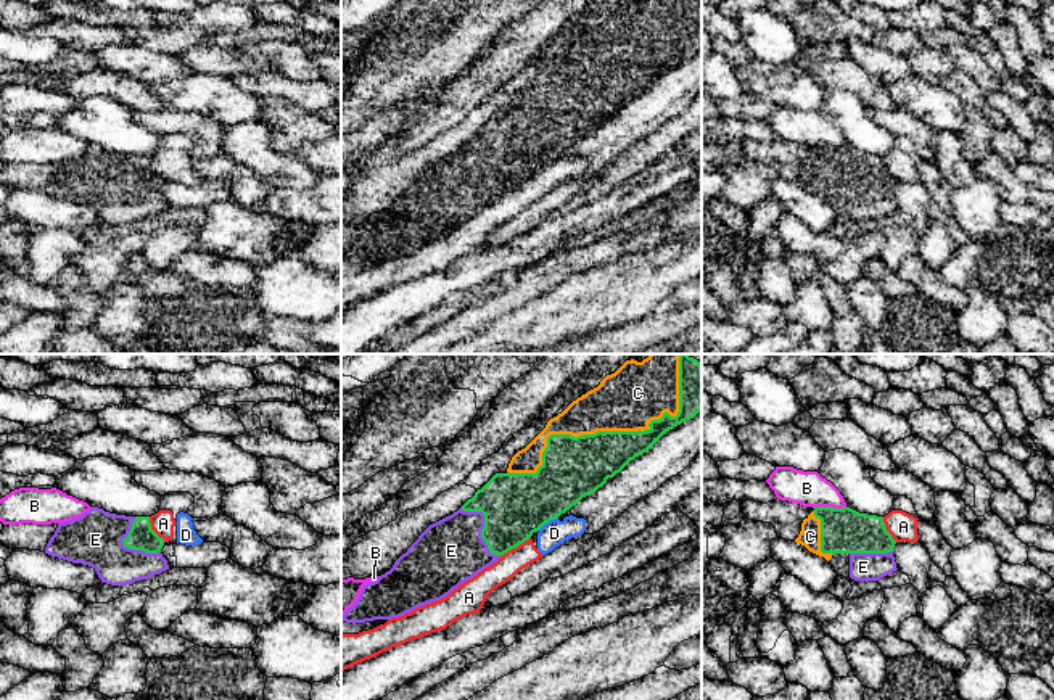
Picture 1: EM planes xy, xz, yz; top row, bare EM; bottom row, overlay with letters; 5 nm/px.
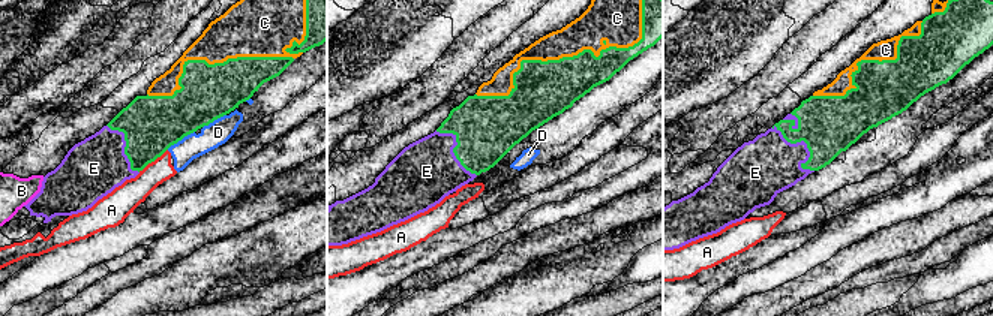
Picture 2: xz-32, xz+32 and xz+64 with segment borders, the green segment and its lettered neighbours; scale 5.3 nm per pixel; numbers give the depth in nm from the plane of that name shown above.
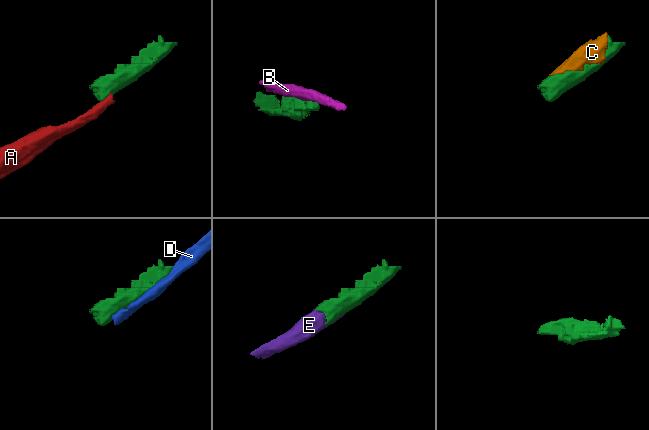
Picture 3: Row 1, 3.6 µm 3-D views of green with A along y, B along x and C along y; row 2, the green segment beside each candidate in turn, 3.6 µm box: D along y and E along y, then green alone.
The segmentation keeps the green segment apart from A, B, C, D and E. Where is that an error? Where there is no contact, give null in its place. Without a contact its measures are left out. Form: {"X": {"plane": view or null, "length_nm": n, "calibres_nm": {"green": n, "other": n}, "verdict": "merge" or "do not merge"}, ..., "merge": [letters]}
{"A": {"plane": "xz", "length_nm": 190, "calibres_nm": {"green": 320, "other": 120}, "verdict": "do not merge"}, "B": {"plane": "yz", "length_nm": 170, "calibres_nm": {"green": 220, "other": 180}, "verdict": "do not merge"}, "C": {"plane": "xz", "length_nm": 1050, "calibres_nm": {"green": 300, "other": 300}, "verdict": "merge"}, "D": {"plane": "xz", "length_nm": 120, "calibres_nm": {"green": 320, "other": 130}, "verdict": "do not merge"}, "E": {"plane": "xz", "length_nm": 320, "calibres_nm": {"green": 320, "other": 320}, "verdict": "merge"}, "merge": ["C", "E"]}

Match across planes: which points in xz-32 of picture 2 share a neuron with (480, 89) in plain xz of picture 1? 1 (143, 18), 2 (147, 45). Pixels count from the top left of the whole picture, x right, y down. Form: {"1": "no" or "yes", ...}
{"1": "no", "2": "yes"}

